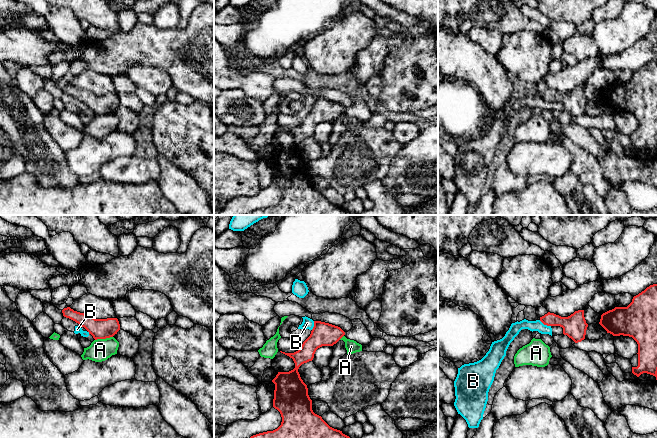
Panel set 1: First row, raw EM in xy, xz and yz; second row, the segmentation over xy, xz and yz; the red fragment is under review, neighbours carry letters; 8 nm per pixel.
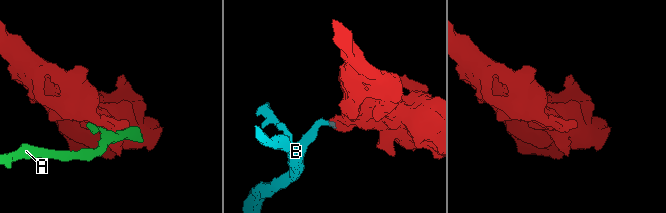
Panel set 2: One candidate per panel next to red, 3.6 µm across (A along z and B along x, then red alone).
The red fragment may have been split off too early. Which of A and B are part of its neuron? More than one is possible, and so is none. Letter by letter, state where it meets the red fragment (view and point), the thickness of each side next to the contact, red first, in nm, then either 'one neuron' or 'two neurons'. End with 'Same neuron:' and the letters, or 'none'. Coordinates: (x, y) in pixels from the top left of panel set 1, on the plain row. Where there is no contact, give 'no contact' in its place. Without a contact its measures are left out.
A: contact xy (103, 114); calibres 160 and 180 nm; two neurons
B: contact yz (545, 100); calibres 190 and 90 nm; two neurons
Same neuron: none

